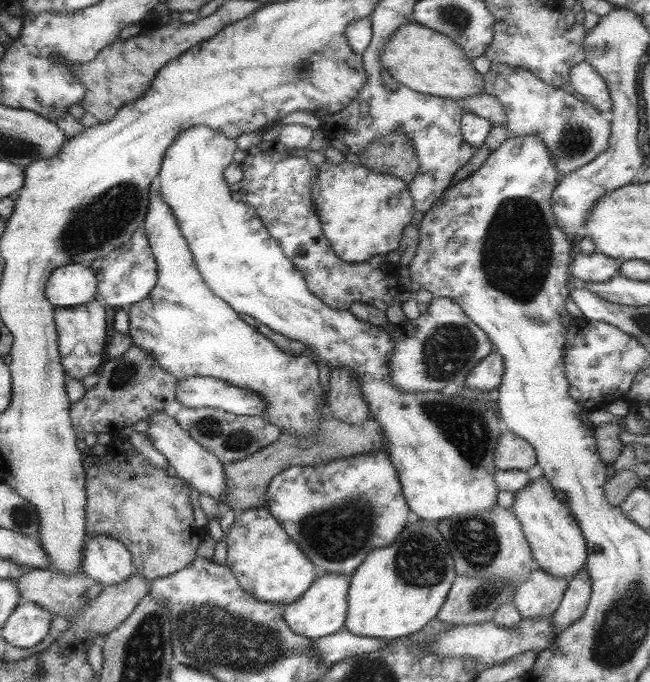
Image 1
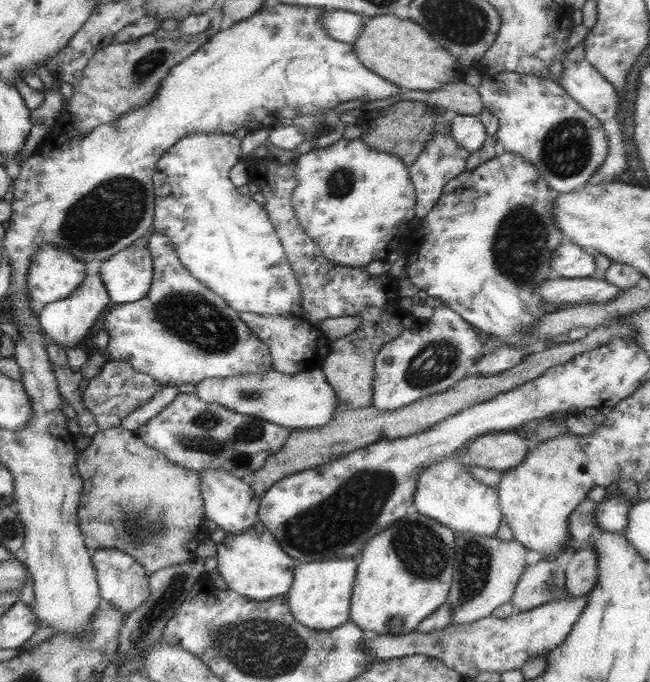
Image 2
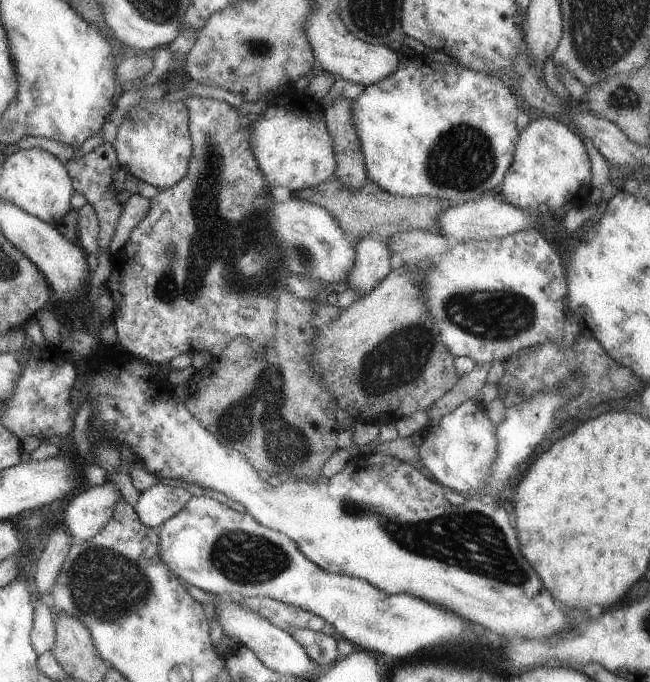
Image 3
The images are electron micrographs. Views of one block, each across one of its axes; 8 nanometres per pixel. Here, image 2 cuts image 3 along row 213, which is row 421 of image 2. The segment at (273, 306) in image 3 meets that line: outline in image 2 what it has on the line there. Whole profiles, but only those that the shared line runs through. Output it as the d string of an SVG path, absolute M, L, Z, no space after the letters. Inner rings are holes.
M179 392L164 410L160 410L154 418L150 418L135 432L149 447L162 452L172 464L176 464L175 466L194 473L201 470L226 470L250 484L250 481L254 479L253 473L264 465L268 457L282 449L291 430L258 417L238 414L220 404L206 404L198 398L196 393Z

